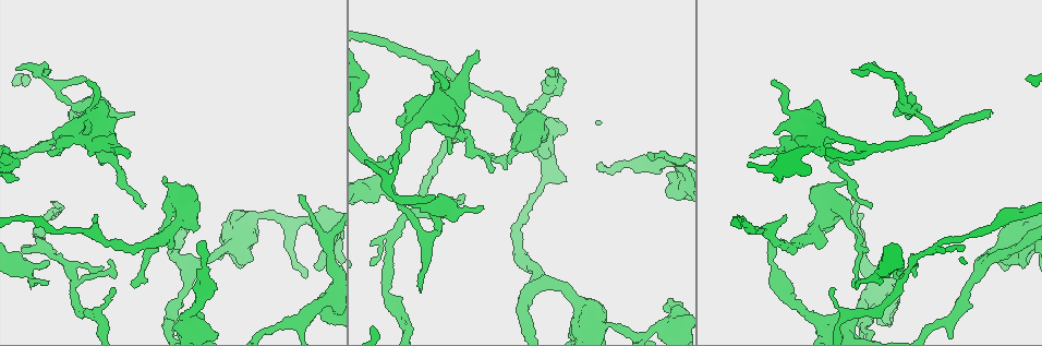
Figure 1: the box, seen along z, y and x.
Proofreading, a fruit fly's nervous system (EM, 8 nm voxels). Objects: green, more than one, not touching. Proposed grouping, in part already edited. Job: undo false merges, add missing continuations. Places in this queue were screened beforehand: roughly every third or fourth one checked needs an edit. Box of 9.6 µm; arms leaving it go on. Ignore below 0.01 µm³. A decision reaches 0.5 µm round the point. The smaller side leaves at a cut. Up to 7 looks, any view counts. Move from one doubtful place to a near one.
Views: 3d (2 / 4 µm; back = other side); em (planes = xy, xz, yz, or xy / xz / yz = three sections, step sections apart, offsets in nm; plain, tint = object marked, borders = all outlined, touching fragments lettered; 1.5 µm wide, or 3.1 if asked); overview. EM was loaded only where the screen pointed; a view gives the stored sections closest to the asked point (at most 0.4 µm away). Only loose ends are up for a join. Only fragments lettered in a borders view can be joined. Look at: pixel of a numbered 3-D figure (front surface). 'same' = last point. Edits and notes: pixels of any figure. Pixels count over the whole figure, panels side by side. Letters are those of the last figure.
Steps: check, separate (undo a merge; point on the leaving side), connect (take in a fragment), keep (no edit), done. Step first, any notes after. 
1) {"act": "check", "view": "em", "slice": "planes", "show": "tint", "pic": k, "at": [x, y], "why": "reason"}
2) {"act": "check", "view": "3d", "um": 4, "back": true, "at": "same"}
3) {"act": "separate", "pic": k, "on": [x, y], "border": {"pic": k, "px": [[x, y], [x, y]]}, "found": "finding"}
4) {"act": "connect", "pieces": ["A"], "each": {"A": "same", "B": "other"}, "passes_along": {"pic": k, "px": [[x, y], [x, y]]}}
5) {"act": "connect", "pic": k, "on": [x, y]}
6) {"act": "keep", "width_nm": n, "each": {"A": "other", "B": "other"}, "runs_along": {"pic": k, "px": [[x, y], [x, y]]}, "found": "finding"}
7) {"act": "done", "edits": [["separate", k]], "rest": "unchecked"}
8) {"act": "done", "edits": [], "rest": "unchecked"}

{"act": "check", "view": "3d", "um": 4, "pic": 1, "at": [547, 72], "why": "end of a long branch"}

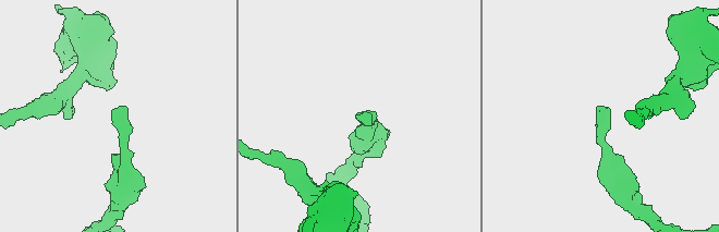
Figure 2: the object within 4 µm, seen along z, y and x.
{"act": "check", "view": "em", "slice": "planes", "show": "borders", "pic": 2, "at": [356, 117]}

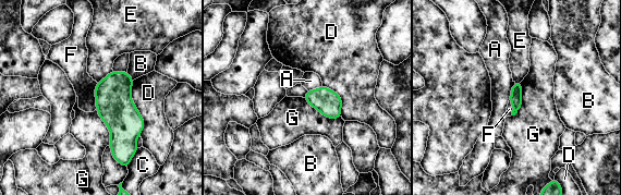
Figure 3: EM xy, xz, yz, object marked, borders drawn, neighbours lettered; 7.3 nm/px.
{"act": "keep", "each": {"A": "other", "B": "other", "C": "other", "D": "other", "E": "other", "F": "other", "G": "other"}, "border": {"pic": 3, "px": [[303, 98], [326, 117], [341, 118]]}, "found": "no lettered fragment goes on from it"}

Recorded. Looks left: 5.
{"act": "check", "view": "3d", "um": 4, "pic": 1, "at": [101, 165], "why": "free end"}

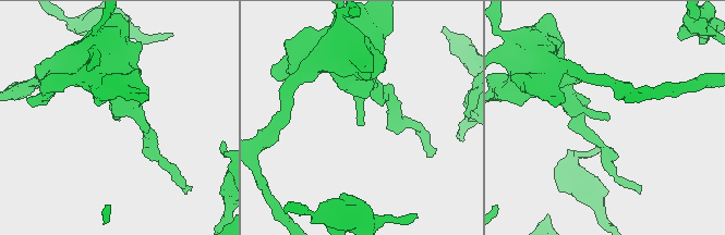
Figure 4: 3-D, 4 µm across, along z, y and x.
{"act": "check", "view": "em", "slice": "planes", "show": "borders", "pic": 4, "at": [120, 120]}

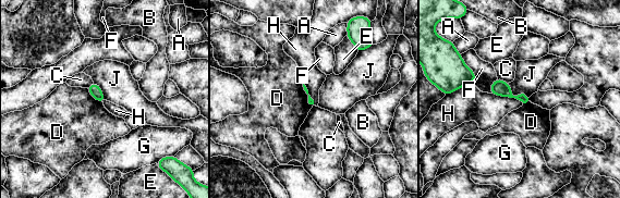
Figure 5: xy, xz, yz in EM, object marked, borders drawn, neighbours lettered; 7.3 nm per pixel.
{"act": "keep", "each": {"A": "other", "B": "other", "C": "other", "D": "other", "E": "other", "F": "other", "G": "other", "H": "other", "J": "other"}, "border": {"pic": 5, "px": [[490, 93], [514, 97], [523, 102]]}, "found": "no lettered fragment goes on from it"}

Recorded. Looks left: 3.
{"act": "check", "view": "em", "um": 3.1, "slice": "planes", "show": "borders", "pic": 1, "at": [666, 307], "why": "an open end"}

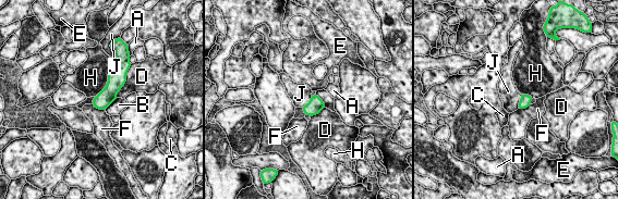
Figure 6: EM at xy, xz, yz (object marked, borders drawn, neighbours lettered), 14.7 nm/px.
{"act": "keep", "each": {"A": "other", "B": "other", "C": "other", "D": "other", "E": "other", "F": "other", "H": "other", "J": "other"}, "border": {"pic": 6, "px": [[521, 95], [518, 108]]}, "found": "none of them fits"}

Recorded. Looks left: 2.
{"act": "done", "edits": [], "rest": "unchecked"}

